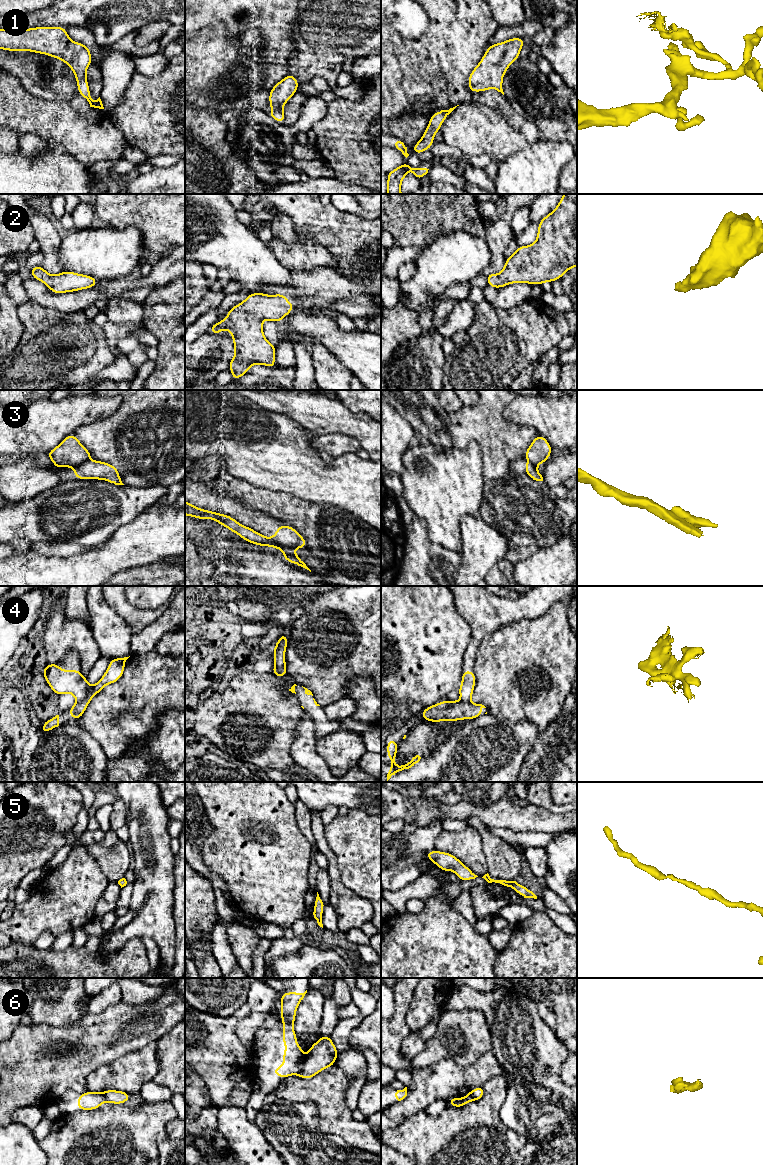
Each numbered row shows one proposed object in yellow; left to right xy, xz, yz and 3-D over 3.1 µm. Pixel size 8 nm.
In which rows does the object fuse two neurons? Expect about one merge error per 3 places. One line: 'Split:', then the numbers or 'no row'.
Split: 3, 4, 6

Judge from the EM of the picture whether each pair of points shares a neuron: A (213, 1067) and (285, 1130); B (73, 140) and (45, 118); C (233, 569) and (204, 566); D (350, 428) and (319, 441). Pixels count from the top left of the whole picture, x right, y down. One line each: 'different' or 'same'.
A: different
B: same
C: different
D: different

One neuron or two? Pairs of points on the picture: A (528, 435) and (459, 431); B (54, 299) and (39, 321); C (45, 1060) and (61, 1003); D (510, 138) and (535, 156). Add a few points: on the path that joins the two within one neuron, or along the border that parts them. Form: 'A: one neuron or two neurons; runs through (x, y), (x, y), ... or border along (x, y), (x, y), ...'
A: one neuron; runs through (511, 435), (498, 435), (491, 431), (476, 431)
B: two neurons; border along (29, 299), (49, 308), (71, 312)
C: two neurons; border along (78, 1020), (62, 1026), (32, 1024)
D: two neurons; border along (527, 142), (503, 160)

